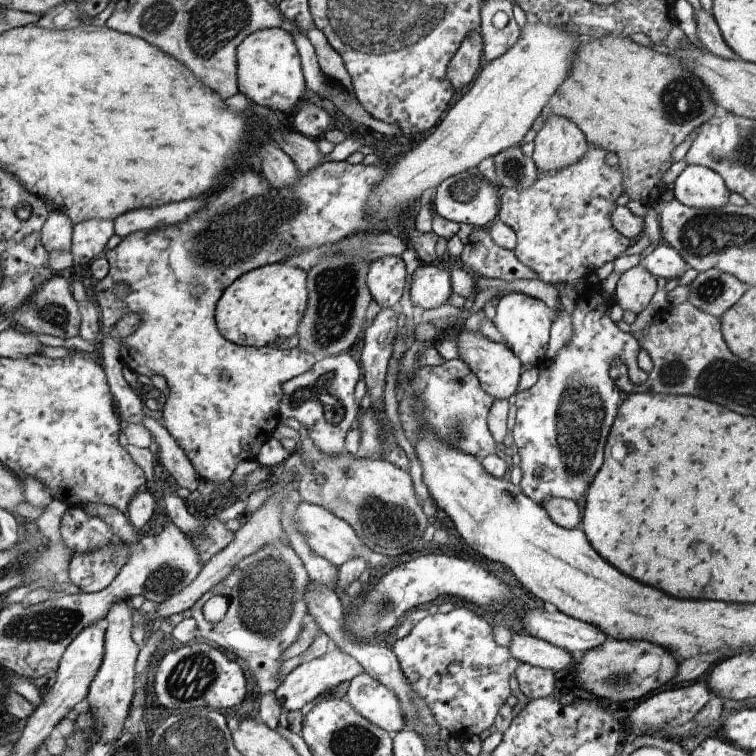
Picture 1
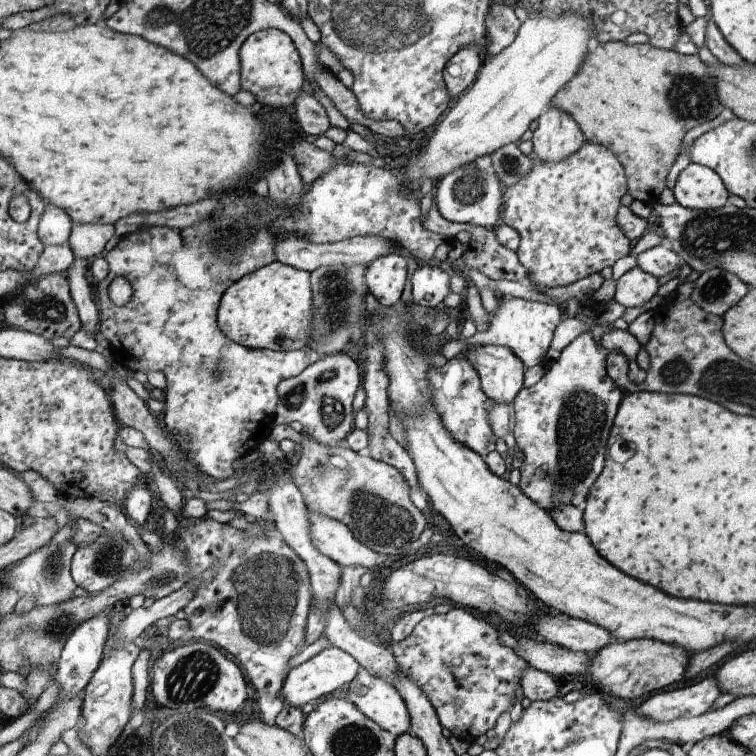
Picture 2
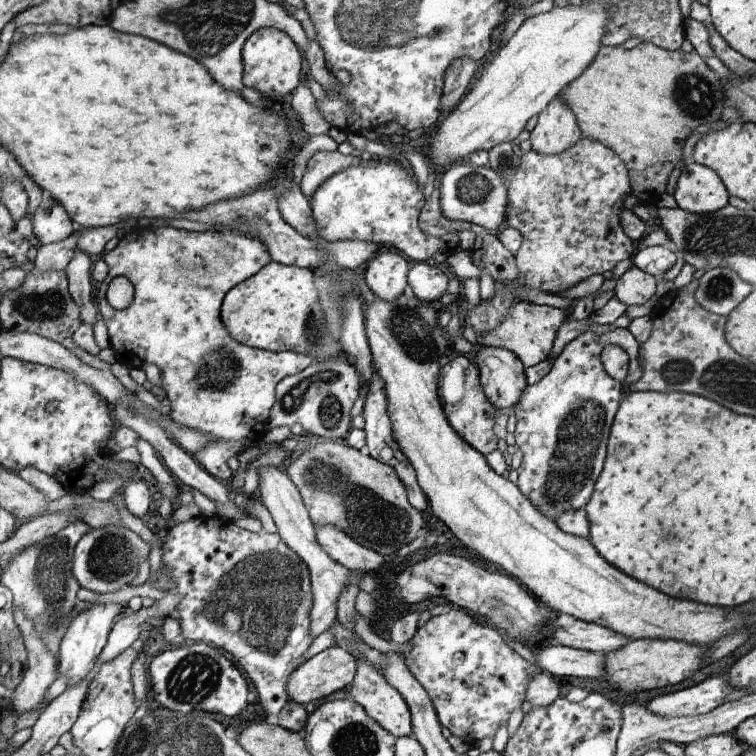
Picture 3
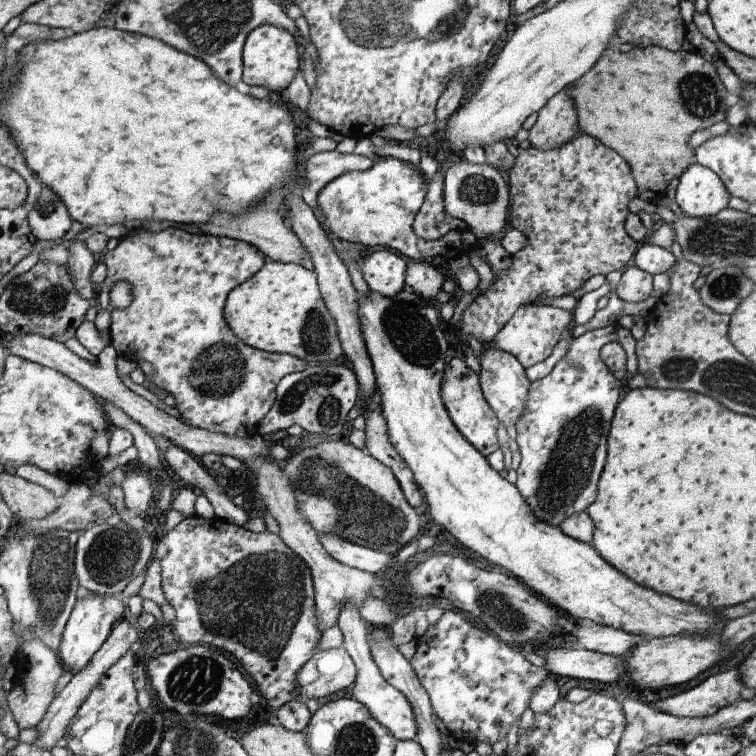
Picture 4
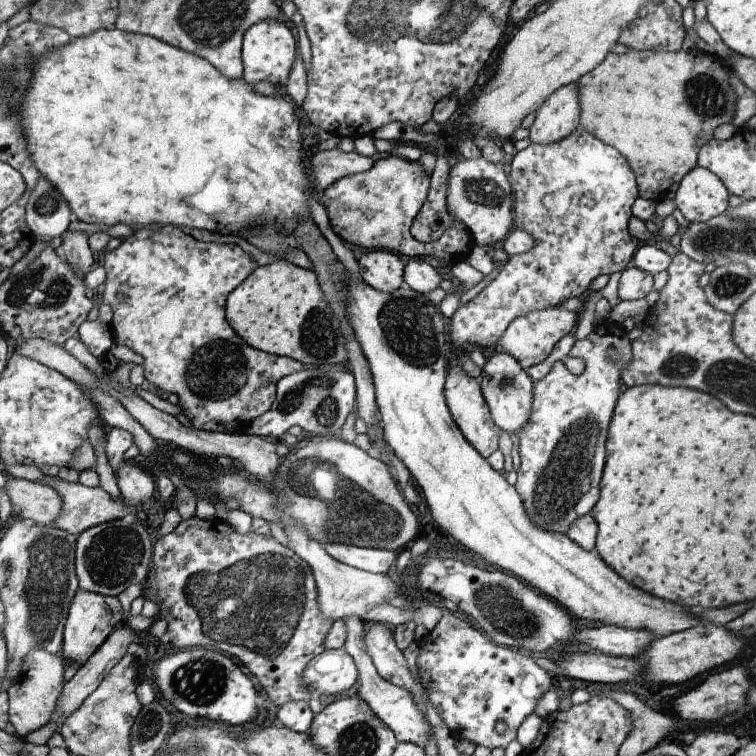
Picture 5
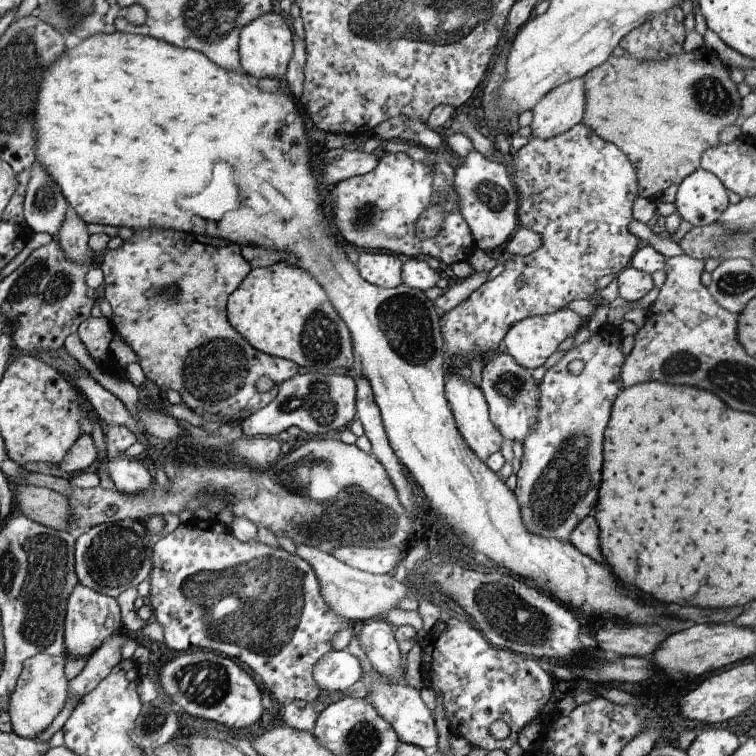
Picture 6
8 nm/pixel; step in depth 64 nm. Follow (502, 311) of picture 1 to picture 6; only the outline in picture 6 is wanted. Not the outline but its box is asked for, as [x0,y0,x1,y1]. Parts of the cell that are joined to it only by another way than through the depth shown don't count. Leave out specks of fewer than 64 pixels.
[503,307,582,368]

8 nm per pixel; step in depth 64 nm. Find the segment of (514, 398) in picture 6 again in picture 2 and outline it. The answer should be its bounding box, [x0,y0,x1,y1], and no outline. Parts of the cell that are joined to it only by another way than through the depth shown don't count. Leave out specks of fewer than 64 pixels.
[462,345,524,403]

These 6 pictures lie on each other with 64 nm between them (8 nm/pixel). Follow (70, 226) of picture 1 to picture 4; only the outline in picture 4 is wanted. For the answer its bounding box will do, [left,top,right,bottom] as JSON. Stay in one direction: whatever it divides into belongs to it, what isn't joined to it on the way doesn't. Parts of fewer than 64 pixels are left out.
[28,187,73,240]

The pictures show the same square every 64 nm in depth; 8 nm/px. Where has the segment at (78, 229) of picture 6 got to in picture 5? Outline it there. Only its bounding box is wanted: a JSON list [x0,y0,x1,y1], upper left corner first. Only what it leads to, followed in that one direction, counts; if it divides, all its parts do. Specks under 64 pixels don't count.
[61,230,96,280]

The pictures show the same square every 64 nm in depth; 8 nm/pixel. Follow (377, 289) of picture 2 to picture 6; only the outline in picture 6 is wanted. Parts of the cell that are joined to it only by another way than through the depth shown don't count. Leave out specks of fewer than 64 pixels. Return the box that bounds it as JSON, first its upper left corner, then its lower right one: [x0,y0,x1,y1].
[356,253,403,289]

